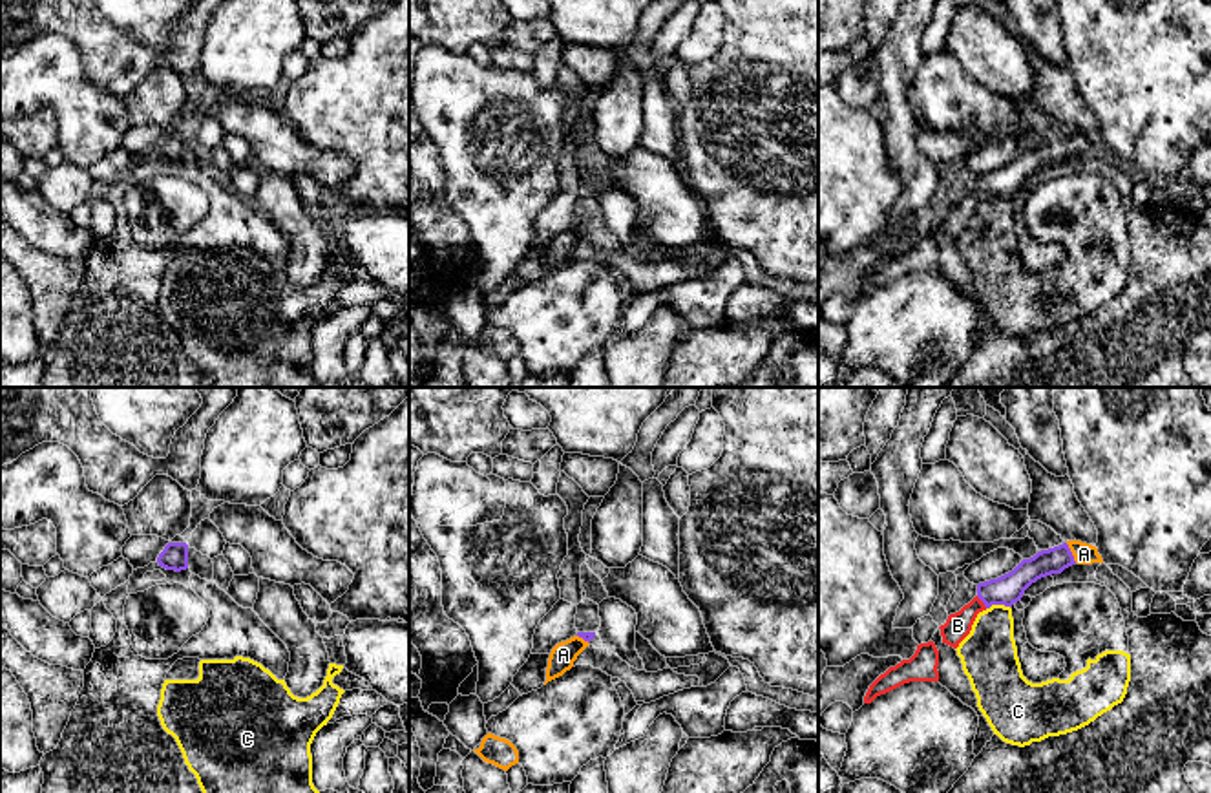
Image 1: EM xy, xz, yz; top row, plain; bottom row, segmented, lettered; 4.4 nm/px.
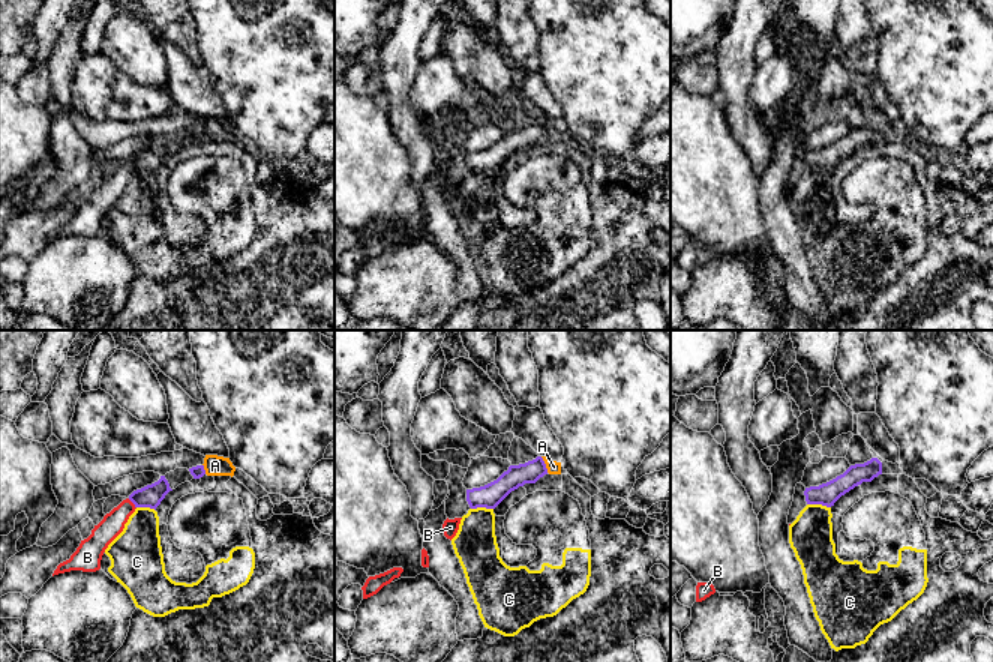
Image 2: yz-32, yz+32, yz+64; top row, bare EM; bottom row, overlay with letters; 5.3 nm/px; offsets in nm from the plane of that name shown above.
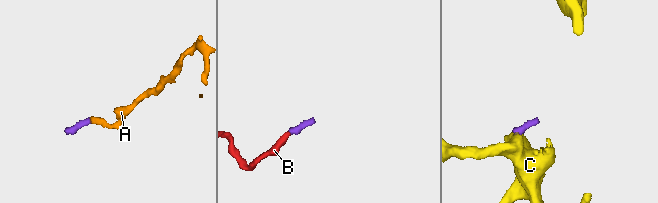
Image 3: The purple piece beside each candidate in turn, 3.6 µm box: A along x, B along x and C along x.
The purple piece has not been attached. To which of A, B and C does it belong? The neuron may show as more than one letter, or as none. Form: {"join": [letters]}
{"join": ["A", "B"]}

